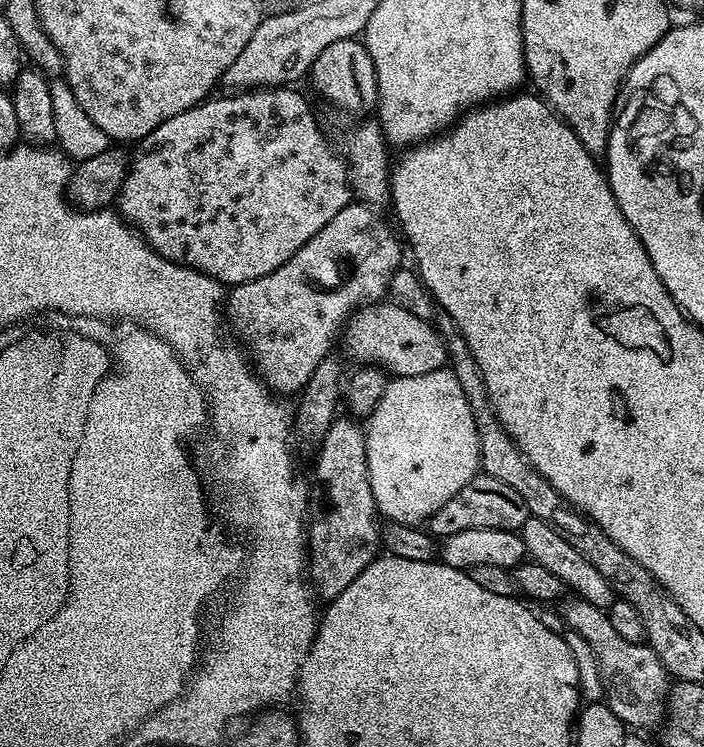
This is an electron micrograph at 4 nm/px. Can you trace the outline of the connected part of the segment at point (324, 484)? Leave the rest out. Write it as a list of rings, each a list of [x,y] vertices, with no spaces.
[[[347,419],[333,420],[330,430],[326,430],[318,445],[320,453],[316,456],[316,481],[313,479],[310,484],[306,517],[306,564],[310,569],[310,580],[315,591],[321,597],[324,595],[328,602],[342,594],[342,590],[346,590],[346,586],[350,586],[350,582],[354,582],[354,578],[358,578],[358,574],[373,564],[382,552],[382,528],[376,525],[378,511],[368,477],[365,429],[361,425],[359,428],[355,419]]]

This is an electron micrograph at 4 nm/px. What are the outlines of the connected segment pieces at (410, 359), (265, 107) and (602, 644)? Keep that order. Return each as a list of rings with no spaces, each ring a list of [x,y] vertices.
[[[373,302],[357,308],[342,329],[342,344],[360,366],[375,366],[393,377],[430,374],[448,364],[446,342],[429,321],[391,302]]]
[[[285,86],[285,87],[282,87],[282,88],[253,88],[253,89],[251,89],[251,90],[236,90],[236,91],[233,91],[233,92],[232,92],[232,93],[231,93],[231,94],[224,94],[224,95],[228,95],[228,96],[219,96],[219,94],[216,94],[216,95],[213,95],[213,96],[212,96],[212,97],[211,97],[211,98],[209,98],[209,99],[207,99],[207,100],[205,100],[205,101],[204,101],[204,103],[203,103],[203,104],[197,104],[197,105],[196,105],[196,107],[195,107],[195,108],[191,108],[191,109],[190,109],[190,110],[186,110],[186,111],[185,111],[185,112],[183,112],[183,113],[182,113],[182,114],[174,114],[174,118],[170,118],[170,119],[169,119],[169,120],[164,120],[164,121],[162,121],[162,122],[161,122],[161,123],[160,123],[160,125],[159,125],[159,126],[157,126],[157,127],[156,127],[156,129],[154,129],[154,130],[153,130],[153,132],[151,132],[151,133],[150,133],[150,134],[146,134],[146,135],[145,135],[145,136],[144,136],[144,138],[143,138],[143,140],[141,140],[141,141],[139,141],[139,143],[137,143],[137,144],[136,144],[136,145],[135,145],[135,148],[136,148],[136,156],[135,156],[135,152],[134,152],[134,155],[133,155],[133,156],[132,156],[132,157],[131,157],[131,160],[130,160],[130,163],[129,163],[129,166],[128,166],[128,177],[127,177],[127,178],[126,178],[126,182],[125,182],[125,183],[124,183],[124,185],[123,185],[123,186],[122,186],[122,190],[121,190],[121,191],[120,191],[120,194],[119,194],[119,197],[118,197],[118,211],[119,211],[119,213],[120,213],[120,215],[121,215],[121,216],[123,216],[123,217],[124,217],[124,219],[125,219],[125,221],[127,221],[127,223],[129,223],[129,224],[131,224],[131,225],[132,225],[132,227],[133,227],[133,228],[135,228],[135,229],[136,229],[136,231],[137,231],[137,233],[139,233],[139,235],[141,235],[141,236],[143,236],[143,238],[144,238],[144,241],[146,241],[146,243],[148,243],[148,245],[150,245],[150,247],[152,247],[152,248],[153,248],[153,249],[154,249],[154,250],[155,250],[155,251],[156,251],[156,252],[157,252],[157,253],[158,253],[158,254],[162,254],[162,258],[166,258],[166,259],[167,259],[167,260],[173,260],[173,261],[174,261],[174,262],[178,262],[178,263],[179,263],[179,264],[185,264],[185,265],[186,265],[186,266],[190,266],[190,267],[191,267],[191,268],[196,268],[196,269],[198,269],[198,270],[199,270],[199,271],[200,271],[200,272],[205,272],[205,273],[206,273],[206,275],[208,275],[208,276],[213,276],[213,278],[215,278],[215,280],[216,280],[216,281],[217,281],[217,282],[218,282],[218,283],[220,283],[220,285],[221,285],[221,286],[235,286],[235,285],[238,285],[238,284],[245,284],[245,283],[246,283],[246,282],[250,282],[250,281],[251,281],[251,280],[253,280],[253,279],[254,279],[254,278],[262,278],[262,277],[263,277],[263,276],[265,276],[265,275],[266,275],[266,274],[270,274],[270,273],[271,273],[271,272],[273,272],[273,271],[274,271],[274,270],[278,270],[278,266],[282,266],[282,262],[286,262],[286,261],[287,261],[287,260],[288,260],[288,259],[289,259],[289,258],[291,258],[291,256],[293,256],[293,254],[295,254],[295,252],[297,252],[297,251],[298,251],[298,250],[302,250],[302,246],[306,246],[306,242],[310,242],[310,238],[314,238],[314,234],[318,234],[318,230],[322,230],[322,226],[326,226],[326,222],[330,222],[330,218],[334,218],[334,214],[338,214],[338,210],[342,210],[342,209],[343,209],[343,208],[344,208],[344,207],[346,207],[346,205],[347,205],[347,204],[348,204],[348,203],[349,203],[349,202],[350,202],[350,201],[351,201],[351,200],[352,200],[352,199],[353,199],[353,196],[354,196],[354,193],[353,193],[353,190],[352,190],[352,186],[351,186],[351,183],[350,183],[350,177],[349,177],[349,175],[348,175],[348,166],[347,166],[347,163],[346,163],[346,160],[345,160],[345,157],[344,157],[344,156],[343,156],[343,155],[341,155],[341,153],[340,153],[340,152],[339,152],[339,151],[337,151],[337,149],[336,149],[336,148],[335,148],[335,147],[334,147],[334,144],[333,144],[333,141],[332,141],[332,140],[331,140],[331,139],[329,139],[329,137],[328,137],[328,140],[329,140],[329,141],[328,141],[328,140],[327,140],[327,138],[326,138],[326,137],[324,137],[324,132],[323,132],[323,130],[322,130],[322,129],[320,129],[320,124],[319,124],[319,122],[318,122],[318,121],[316,121],[316,116],[315,116],[315,114],[314,114],[314,113],[312,113],[312,108],[311,108],[311,106],[310,106],[310,105],[308,105],[308,100],[307,100],[307,98],[306,98],[306,97],[304,97],[304,96],[303,96],[303,94],[302,94],[302,93],[300,93],[300,92],[295,92],[295,91],[296,91],[296,90],[297,90],[297,89],[296,89],[296,88],[295,88],[295,87],[292,87],[292,86]]]
[[[569,595],[559,608],[564,615],[565,626],[570,631],[577,632],[584,639],[585,646],[592,651],[592,656],[600,667],[600,676],[604,679],[607,706],[619,718],[620,723],[625,726],[633,724],[636,727],[633,729],[636,730],[652,728],[655,724],[657,727],[666,715],[666,701],[670,691],[670,674],[665,670],[658,654],[654,654],[647,643],[626,642],[626,638],[622,638],[618,630],[614,630],[607,611],[598,606],[590,606],[590,602],[580,596]]]

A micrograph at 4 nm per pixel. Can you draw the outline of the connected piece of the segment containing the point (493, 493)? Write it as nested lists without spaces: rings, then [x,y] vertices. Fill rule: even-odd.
[[[478,474],[444,503],[439,510],[432,510],[432,517],[426,521],[427,531],[433,537],[443,538],[450,534],[458,534],[458,530],[510,530],[517,531],[529,518],[526,502],[521,496],[506,486],[506,482],[498,482],[498,478]]]

